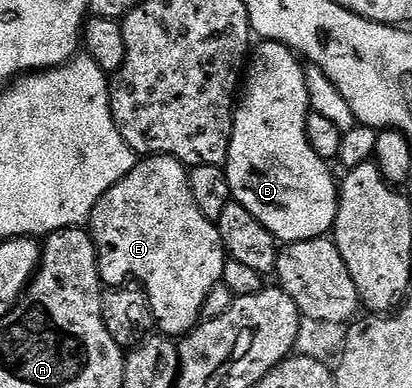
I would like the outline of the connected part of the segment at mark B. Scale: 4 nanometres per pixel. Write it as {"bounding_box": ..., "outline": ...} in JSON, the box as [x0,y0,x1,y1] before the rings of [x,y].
{"bounding_box":[226,42,338,244],"outline":[[[280,42],[259,43],[260,47],[253,49],[250,54],[250,61],[246,66],[246,77],[242,82],[242,97],[235,107],[232,115],[232,135],[228,137],[228,161],[226,163],[226,173],[228,184],[231,190],[231,197],[239,206],[246,208],[250,216],[254,216],[270,233],[276,237],[277,243],[287,244],[289,242],[301,242],[311,238],[323,238],[333,229],[336,223],[336,207],[338,205],[338,182],[332,179],[332,174],[328,171],[329,163],[314,152],[314,148],[308,143],[308,131],[306,129],[306,115],[310,110],[310,95],[306,85],[306,78],[300,75],[301,63],[297,55],[283,46]]]}

